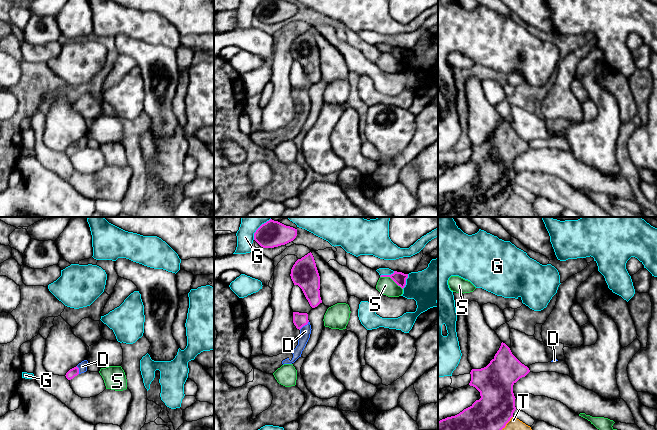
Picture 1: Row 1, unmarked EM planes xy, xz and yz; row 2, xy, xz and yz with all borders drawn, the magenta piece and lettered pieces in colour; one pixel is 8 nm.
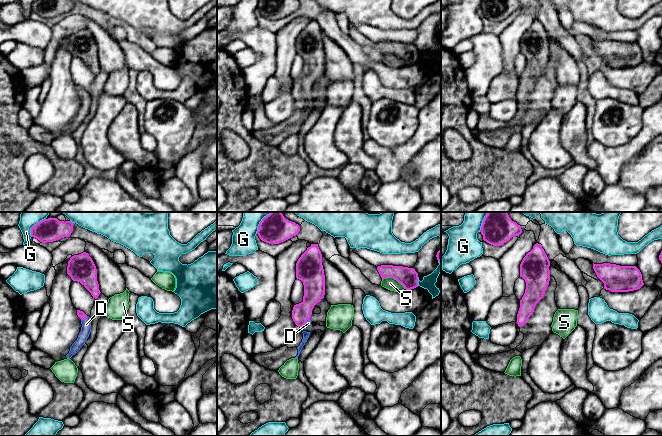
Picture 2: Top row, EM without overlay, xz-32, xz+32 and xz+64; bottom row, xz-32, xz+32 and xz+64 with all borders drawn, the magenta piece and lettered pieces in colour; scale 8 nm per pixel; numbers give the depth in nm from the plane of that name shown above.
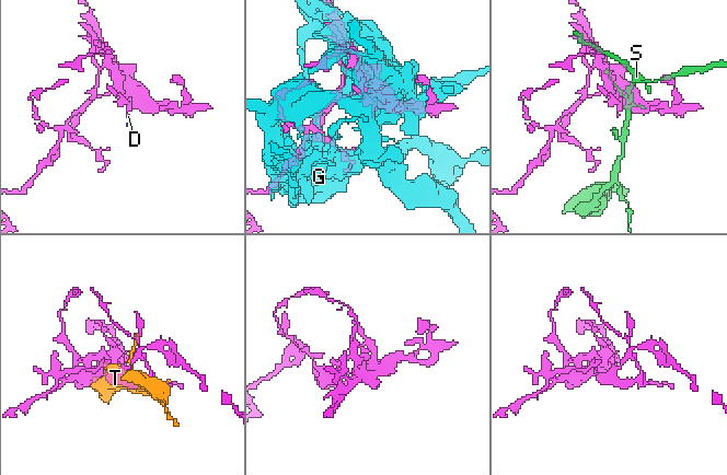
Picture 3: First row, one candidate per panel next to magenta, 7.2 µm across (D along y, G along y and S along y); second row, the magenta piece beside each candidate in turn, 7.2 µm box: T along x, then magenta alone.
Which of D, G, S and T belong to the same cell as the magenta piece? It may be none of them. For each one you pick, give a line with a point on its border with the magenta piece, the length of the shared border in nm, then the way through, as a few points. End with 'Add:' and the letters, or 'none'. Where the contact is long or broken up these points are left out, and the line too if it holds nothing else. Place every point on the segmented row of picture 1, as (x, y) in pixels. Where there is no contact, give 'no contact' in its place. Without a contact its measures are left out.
D: xz (304, 325) | 100 nm | across xz (299, 319), (304, 325), (305, 331)
Add: D

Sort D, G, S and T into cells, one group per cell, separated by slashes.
D / G / S / T

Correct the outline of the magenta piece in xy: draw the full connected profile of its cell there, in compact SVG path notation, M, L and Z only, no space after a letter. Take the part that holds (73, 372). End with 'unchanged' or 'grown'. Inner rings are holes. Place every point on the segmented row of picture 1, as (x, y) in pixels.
M84 360L81 363L79 363L76 367L70 369L67 373L66 373L66 378L68 380L73 379L75 376L77 376L78 374L84 373L87 371L87 366L88 366L88 361Z; grown

